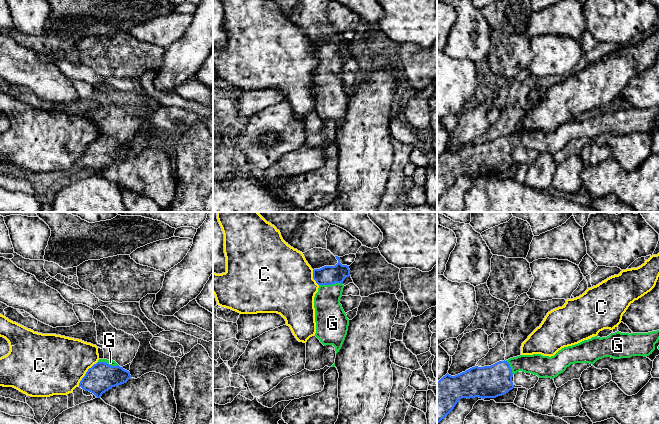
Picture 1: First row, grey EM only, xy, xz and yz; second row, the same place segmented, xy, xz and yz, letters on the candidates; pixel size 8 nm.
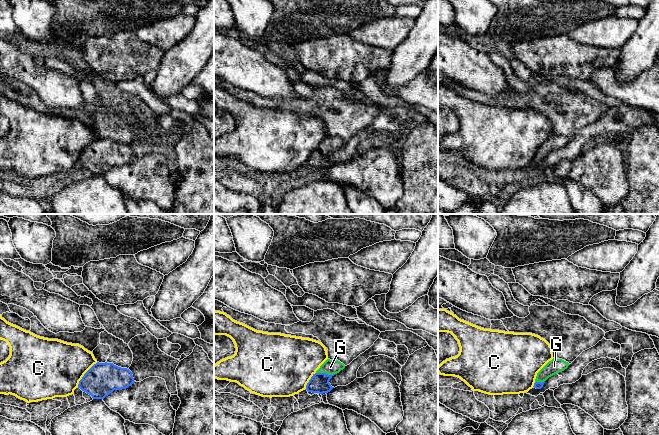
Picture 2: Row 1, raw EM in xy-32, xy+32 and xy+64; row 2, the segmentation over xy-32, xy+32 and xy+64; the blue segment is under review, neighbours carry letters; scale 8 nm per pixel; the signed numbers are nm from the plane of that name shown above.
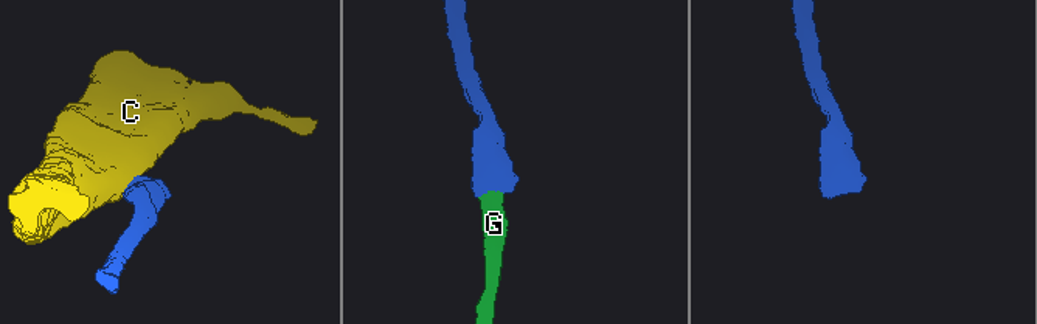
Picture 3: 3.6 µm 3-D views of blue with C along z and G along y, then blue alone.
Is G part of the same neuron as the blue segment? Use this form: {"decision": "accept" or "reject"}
{"decision": "accept"}

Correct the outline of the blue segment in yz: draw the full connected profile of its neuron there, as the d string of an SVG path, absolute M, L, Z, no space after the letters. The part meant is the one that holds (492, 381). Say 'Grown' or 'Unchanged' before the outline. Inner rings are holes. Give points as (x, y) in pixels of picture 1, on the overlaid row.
Grown. M659 330L648 333L611 333L607 337L592 337L564 347L554 356L520 355L491 366L472 367L458 375L448 373L437 381L437 424L462 398L496 398L514 388L512 377L522 371L539 378L554 379L575 363L594 364L604 357L614 359L649 356L659 340Z

